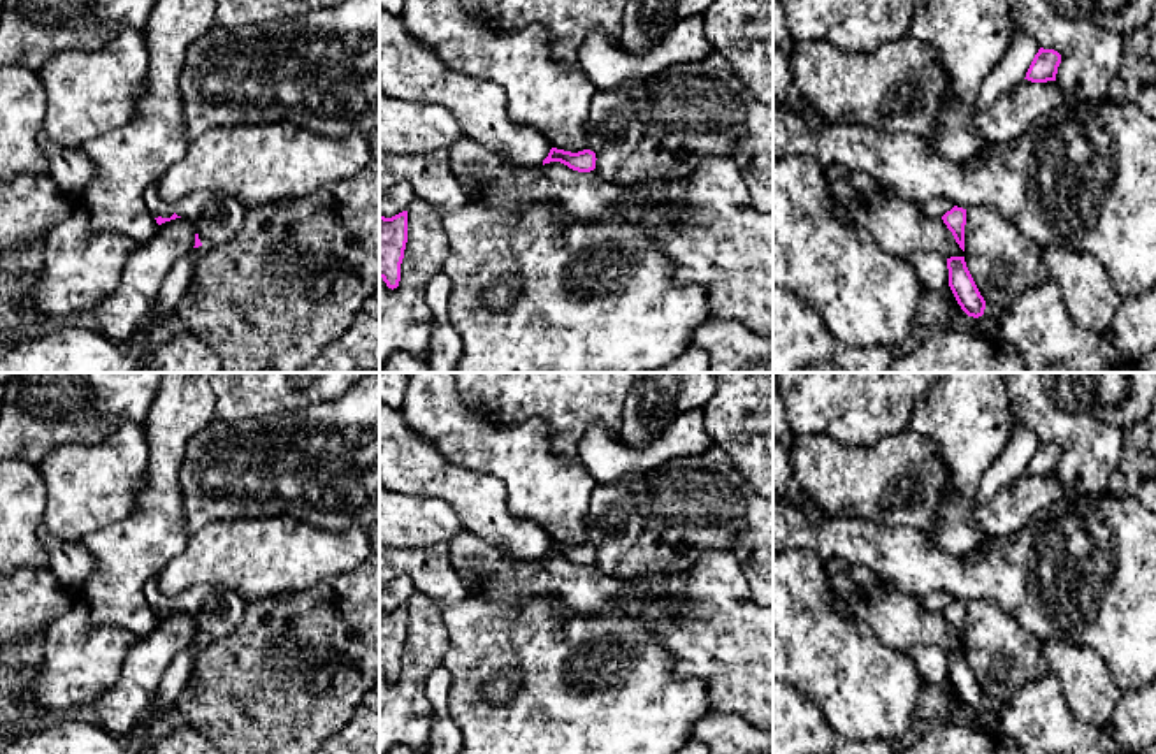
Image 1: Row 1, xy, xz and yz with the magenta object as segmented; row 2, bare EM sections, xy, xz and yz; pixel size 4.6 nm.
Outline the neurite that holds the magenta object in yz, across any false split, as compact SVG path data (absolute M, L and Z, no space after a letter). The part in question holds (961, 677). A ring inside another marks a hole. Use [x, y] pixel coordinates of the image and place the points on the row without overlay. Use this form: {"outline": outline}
{"outline": "M950 650L947 652L949 663L949 680L961 700L961 703L973 712L984 708L986 694L980 689L968 661L965 650Z"}

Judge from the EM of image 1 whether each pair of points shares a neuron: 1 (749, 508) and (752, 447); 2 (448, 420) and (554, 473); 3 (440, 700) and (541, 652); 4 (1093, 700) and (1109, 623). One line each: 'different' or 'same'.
1: different
2: same
3: different
4: different

